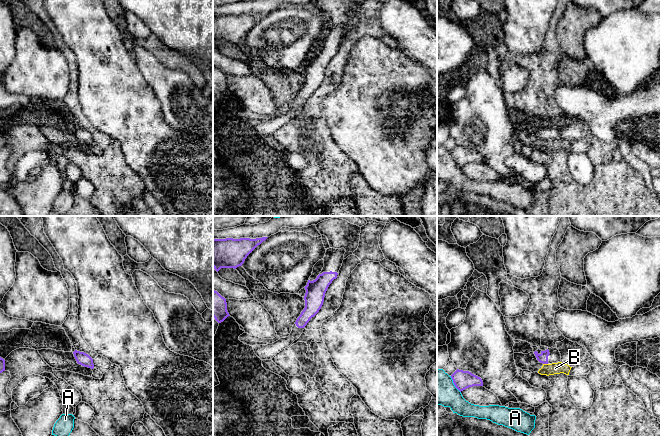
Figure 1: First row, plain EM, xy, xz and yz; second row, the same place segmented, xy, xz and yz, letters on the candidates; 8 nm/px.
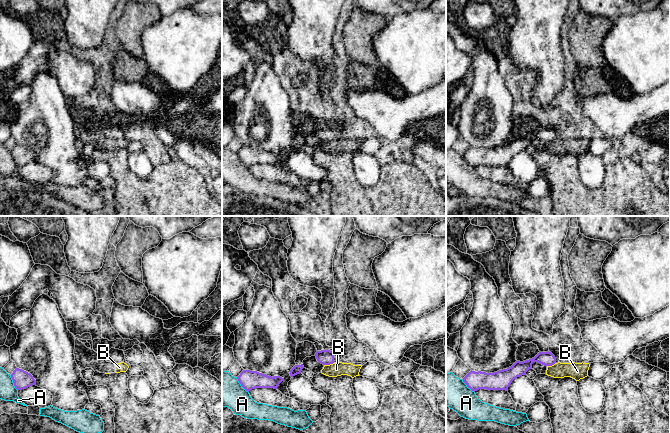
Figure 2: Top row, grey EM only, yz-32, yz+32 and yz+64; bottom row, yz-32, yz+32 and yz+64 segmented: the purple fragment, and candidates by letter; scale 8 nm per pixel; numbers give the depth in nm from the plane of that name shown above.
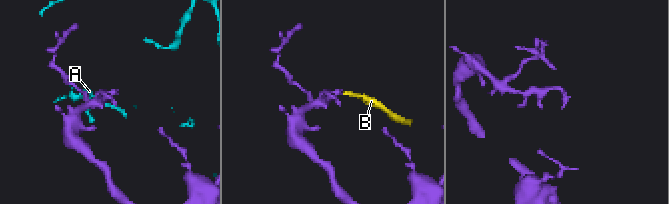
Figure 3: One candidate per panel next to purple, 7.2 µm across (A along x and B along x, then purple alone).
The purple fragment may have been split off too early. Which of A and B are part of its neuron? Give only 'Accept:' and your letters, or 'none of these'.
Accept: none of these

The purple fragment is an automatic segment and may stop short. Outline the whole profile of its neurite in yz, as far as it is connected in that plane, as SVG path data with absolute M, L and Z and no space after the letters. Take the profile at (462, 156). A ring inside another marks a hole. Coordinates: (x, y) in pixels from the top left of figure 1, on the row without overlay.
M457 145L451 154L455 163L461 168L469 163L473 162L483 162L483 157L480 153L472 150L469 147L463 147Z

